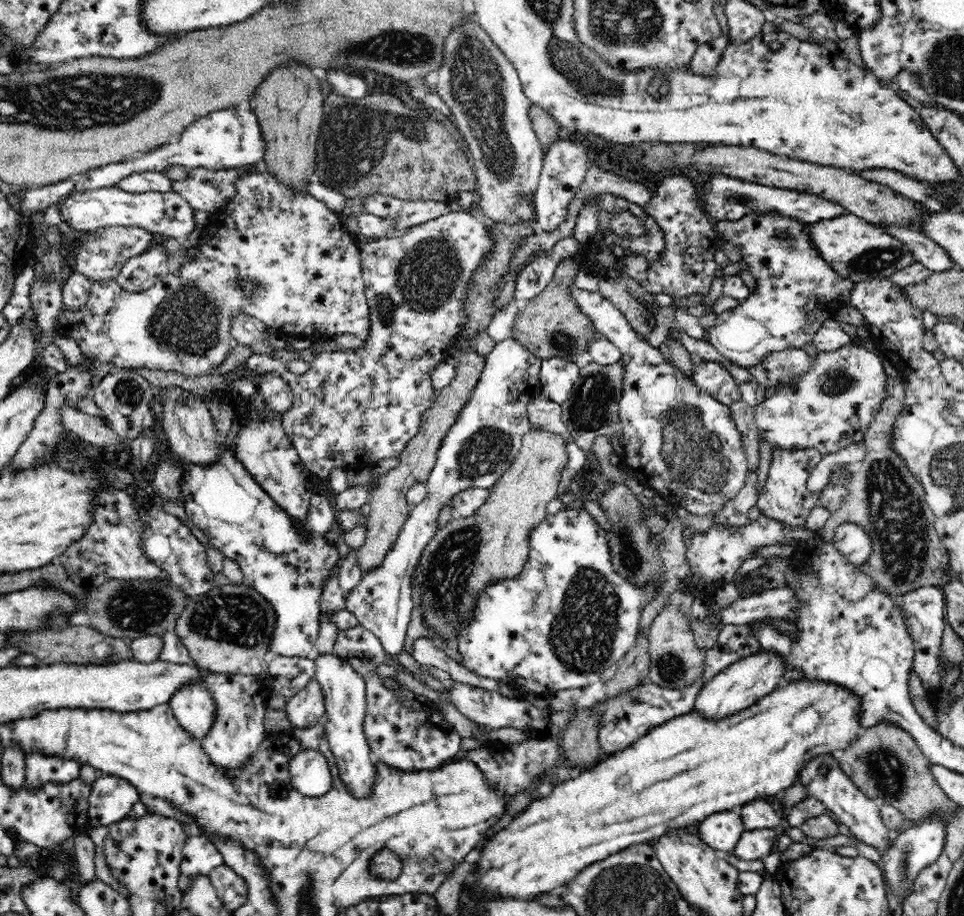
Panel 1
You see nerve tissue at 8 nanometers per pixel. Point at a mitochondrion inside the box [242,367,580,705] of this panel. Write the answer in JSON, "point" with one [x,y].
{"point":[447,573]}

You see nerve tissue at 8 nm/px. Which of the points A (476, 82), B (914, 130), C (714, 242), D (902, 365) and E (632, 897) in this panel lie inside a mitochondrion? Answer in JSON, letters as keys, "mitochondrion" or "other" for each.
{"A":"mitochondrion","B":"other","C":"other","D":"other","E":"mitochondrion"}

